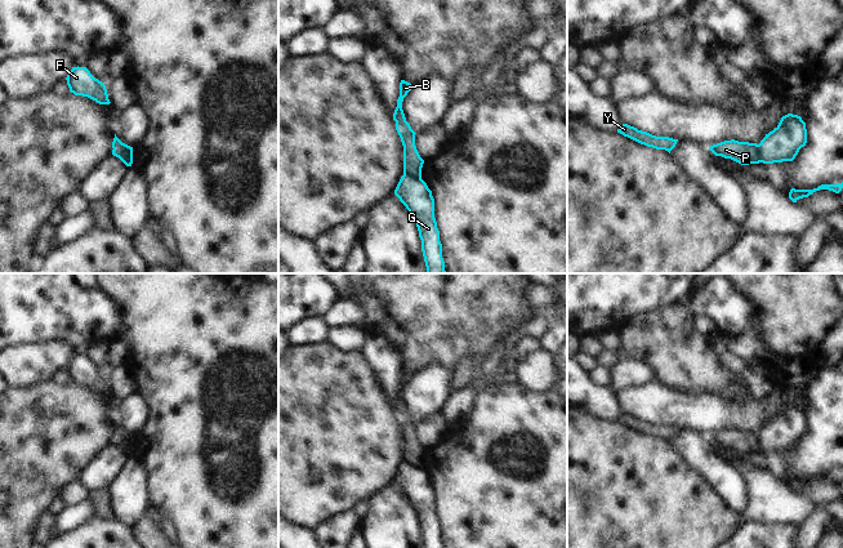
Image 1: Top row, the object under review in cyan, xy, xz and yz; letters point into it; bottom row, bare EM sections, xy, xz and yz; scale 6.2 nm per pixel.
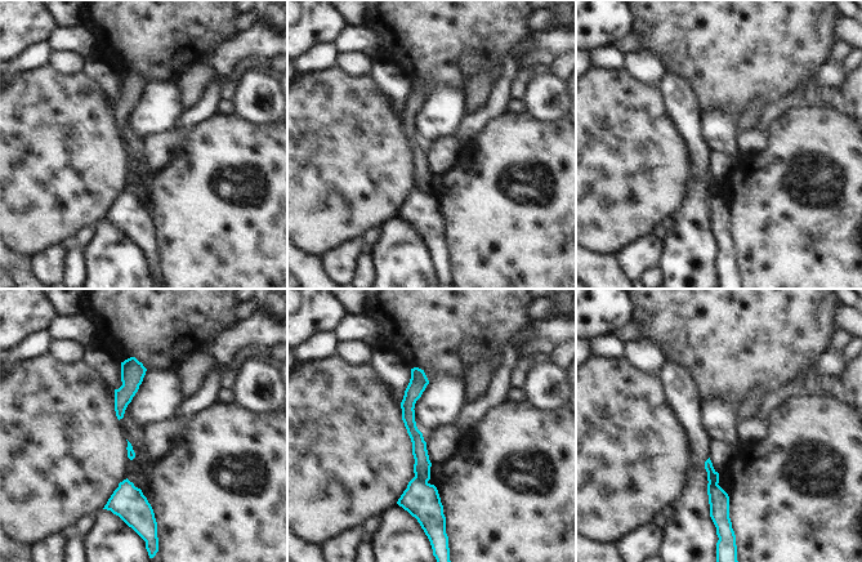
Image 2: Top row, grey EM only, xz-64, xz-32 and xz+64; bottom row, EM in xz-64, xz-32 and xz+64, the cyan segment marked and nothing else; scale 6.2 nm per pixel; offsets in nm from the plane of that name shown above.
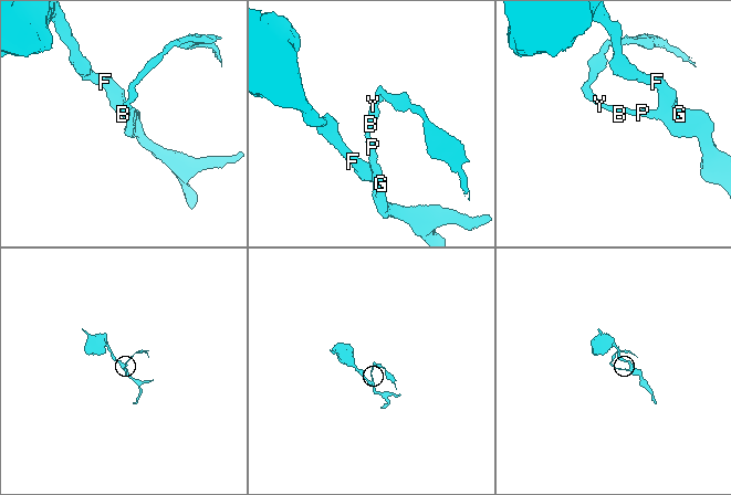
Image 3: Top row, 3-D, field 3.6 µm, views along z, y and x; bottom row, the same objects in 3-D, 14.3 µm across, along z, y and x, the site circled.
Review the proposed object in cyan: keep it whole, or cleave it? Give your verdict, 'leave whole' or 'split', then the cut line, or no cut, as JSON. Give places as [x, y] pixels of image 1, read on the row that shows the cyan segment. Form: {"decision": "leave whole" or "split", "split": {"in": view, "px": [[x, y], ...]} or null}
{"decision": "split", "split": {"in": "xz", "px": [[404, 172], [420, 178]]}}

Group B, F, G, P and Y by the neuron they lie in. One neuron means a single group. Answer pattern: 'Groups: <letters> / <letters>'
Groups: B P Y / F G.

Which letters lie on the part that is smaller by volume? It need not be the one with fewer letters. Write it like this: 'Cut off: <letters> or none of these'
Cut off: B, P, Y

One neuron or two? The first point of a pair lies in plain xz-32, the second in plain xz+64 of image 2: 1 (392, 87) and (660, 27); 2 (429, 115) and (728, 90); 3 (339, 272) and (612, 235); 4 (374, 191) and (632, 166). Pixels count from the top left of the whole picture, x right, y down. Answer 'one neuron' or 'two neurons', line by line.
1: two neurons
2: two neurons
3: two neurons
4: one neuron

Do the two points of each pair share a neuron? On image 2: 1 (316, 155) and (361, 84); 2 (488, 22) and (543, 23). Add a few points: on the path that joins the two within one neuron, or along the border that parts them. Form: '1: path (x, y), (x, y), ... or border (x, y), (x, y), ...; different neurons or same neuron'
1: path (334, 137), (340, 130), (356, 102); same neuron
2: border (530, 13), (527, 26), (532, 31); different neurons

